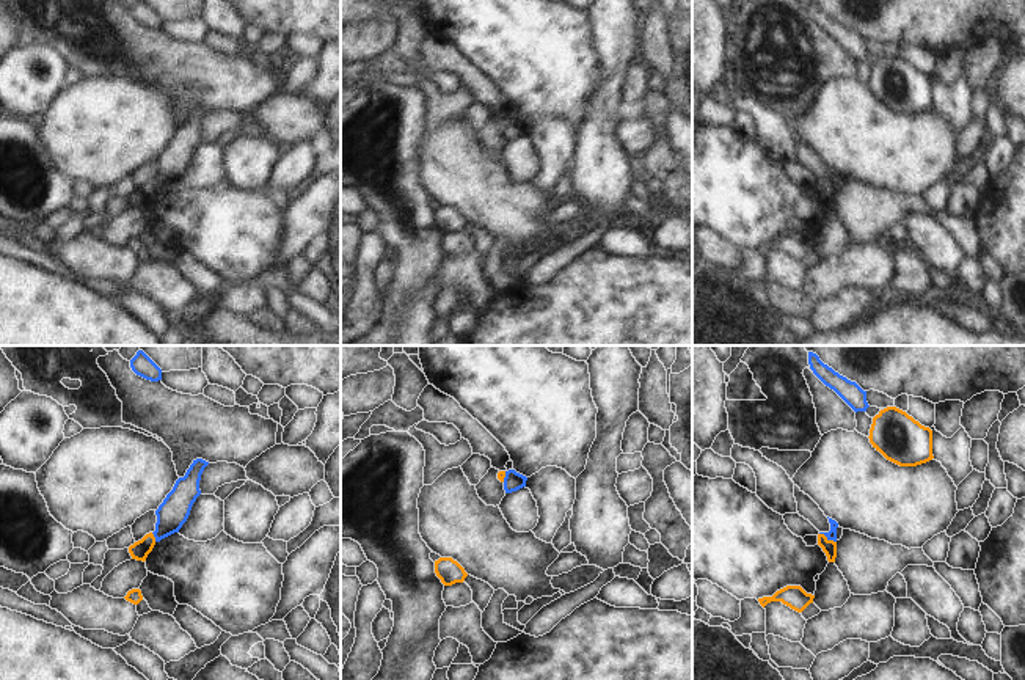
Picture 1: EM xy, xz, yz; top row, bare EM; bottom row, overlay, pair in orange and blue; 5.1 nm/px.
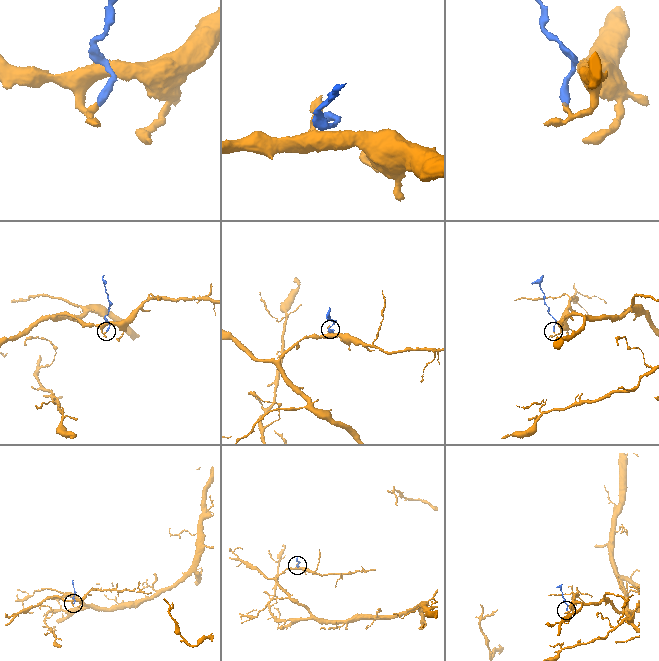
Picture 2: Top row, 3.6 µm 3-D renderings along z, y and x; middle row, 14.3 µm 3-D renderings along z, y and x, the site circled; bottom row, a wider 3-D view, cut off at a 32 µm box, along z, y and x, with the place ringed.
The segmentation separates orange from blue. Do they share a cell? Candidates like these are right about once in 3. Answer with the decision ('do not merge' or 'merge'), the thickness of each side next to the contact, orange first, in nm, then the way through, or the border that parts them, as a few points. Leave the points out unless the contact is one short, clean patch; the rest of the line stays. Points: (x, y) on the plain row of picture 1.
do not merge; 80 nm thick on the orange side, 50 nm on the other; border along yz (820, 181), (835, 190)

